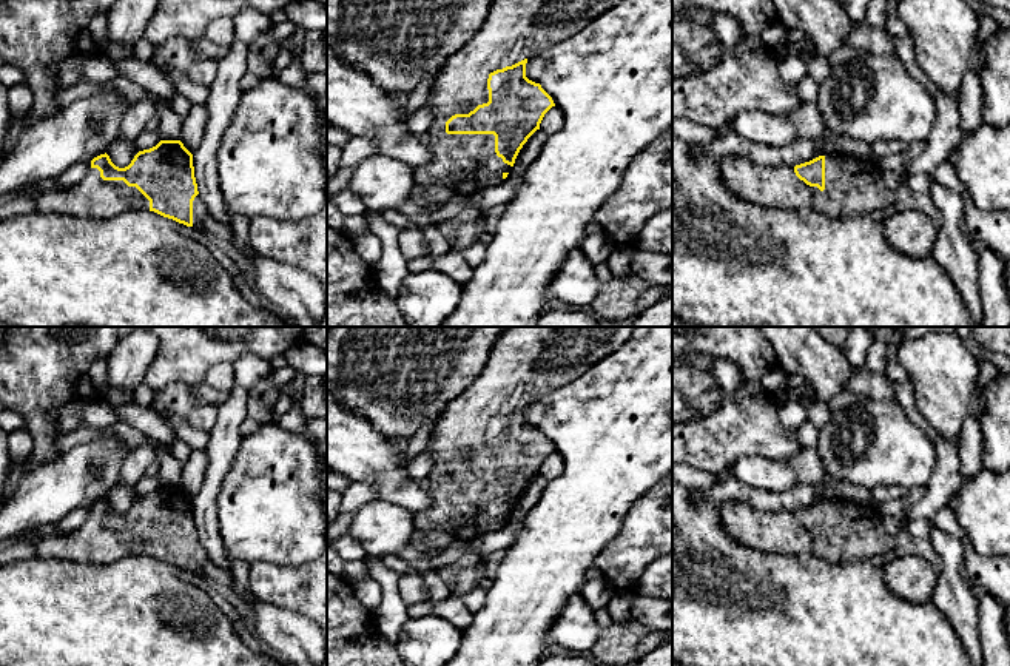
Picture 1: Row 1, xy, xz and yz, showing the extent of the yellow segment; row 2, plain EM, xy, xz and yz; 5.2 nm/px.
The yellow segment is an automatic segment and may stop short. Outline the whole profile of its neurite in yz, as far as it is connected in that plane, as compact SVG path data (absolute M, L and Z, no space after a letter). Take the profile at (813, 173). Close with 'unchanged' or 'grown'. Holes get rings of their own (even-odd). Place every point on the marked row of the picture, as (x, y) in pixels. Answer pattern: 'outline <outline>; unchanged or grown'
outline M748 156L719 159L725 187L739 199L763 207L813 208L831 217L862 216L896 200L876 162L819 156L788 166L759 166Z; grown

